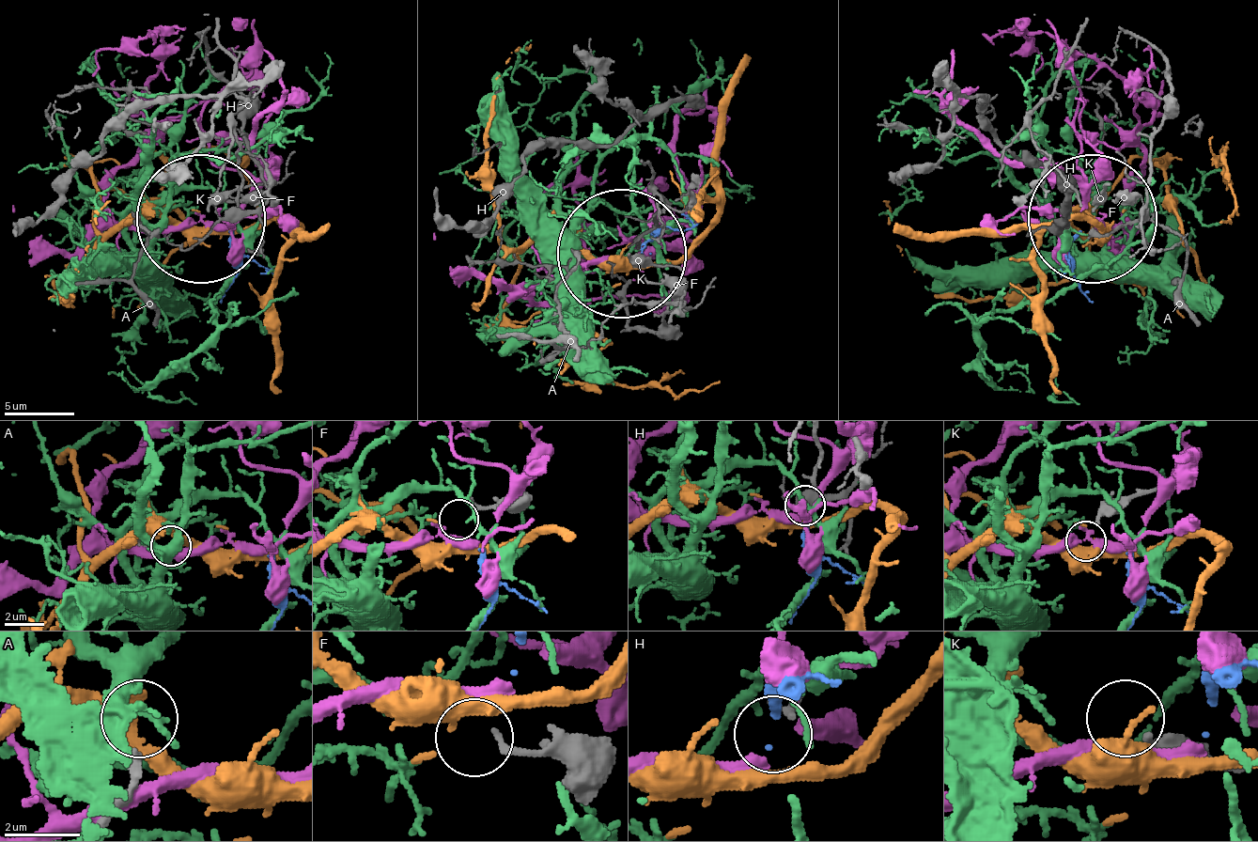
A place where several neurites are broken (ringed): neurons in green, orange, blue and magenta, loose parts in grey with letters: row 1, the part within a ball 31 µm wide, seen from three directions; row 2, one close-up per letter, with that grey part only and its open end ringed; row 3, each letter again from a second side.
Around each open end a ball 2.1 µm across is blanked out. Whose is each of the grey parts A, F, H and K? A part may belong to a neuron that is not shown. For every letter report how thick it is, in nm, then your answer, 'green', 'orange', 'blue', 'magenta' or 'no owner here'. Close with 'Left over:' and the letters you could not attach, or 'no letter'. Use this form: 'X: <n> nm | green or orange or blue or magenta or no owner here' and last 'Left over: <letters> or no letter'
A: 400 nm | no owner here
F: 220 nm | magenta
H: 190 nm | blue
K: 280 nm | no owner here
Left over: A, K

